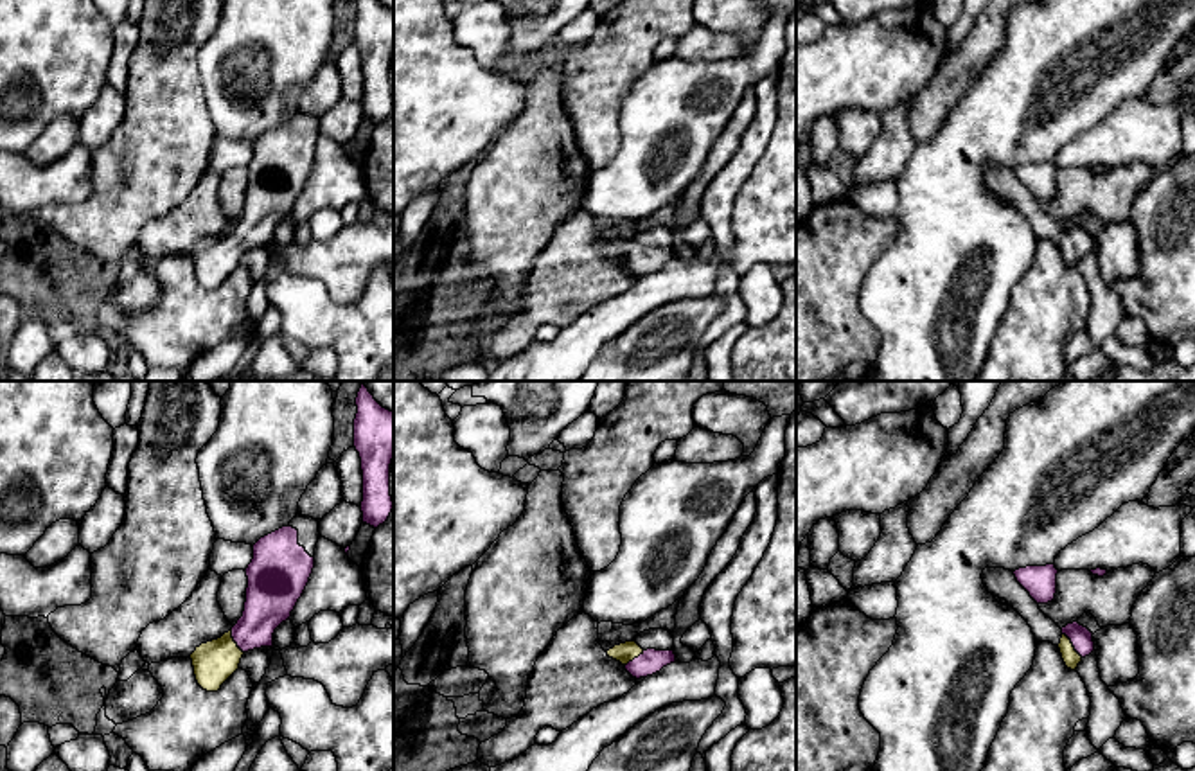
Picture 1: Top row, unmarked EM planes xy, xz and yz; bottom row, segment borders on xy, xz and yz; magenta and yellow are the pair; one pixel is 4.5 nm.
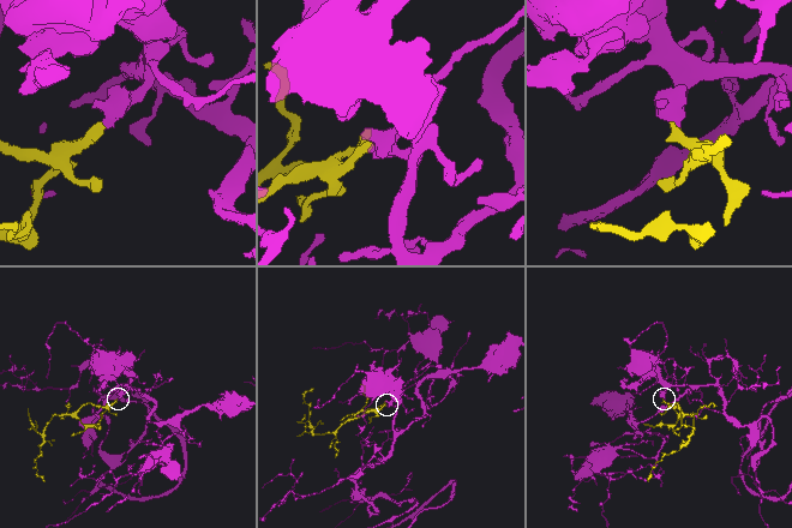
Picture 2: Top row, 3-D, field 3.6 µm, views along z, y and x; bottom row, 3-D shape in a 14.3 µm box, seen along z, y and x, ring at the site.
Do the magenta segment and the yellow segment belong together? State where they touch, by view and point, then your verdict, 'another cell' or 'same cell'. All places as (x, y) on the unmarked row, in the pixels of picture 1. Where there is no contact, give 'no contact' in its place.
yz (1073, 243) | same cell

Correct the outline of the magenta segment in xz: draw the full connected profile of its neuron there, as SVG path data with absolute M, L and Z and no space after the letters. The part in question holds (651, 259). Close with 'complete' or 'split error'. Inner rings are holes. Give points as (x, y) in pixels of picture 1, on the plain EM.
M625 239L606 248L609 255L620 259L625 268L640 277L659 270L663 264L676 259L674 248L643 248L636 239Z; split error

